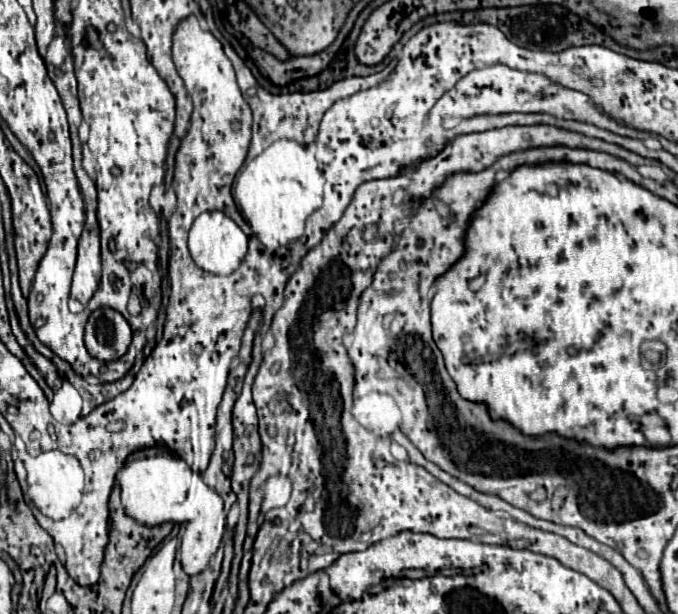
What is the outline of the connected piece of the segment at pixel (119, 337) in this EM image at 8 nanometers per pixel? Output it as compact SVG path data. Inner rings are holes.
M101 307L89 315L85 327L85 347L91 357L99 361L115 361L125 355L129 345L131 327L119 311Z

